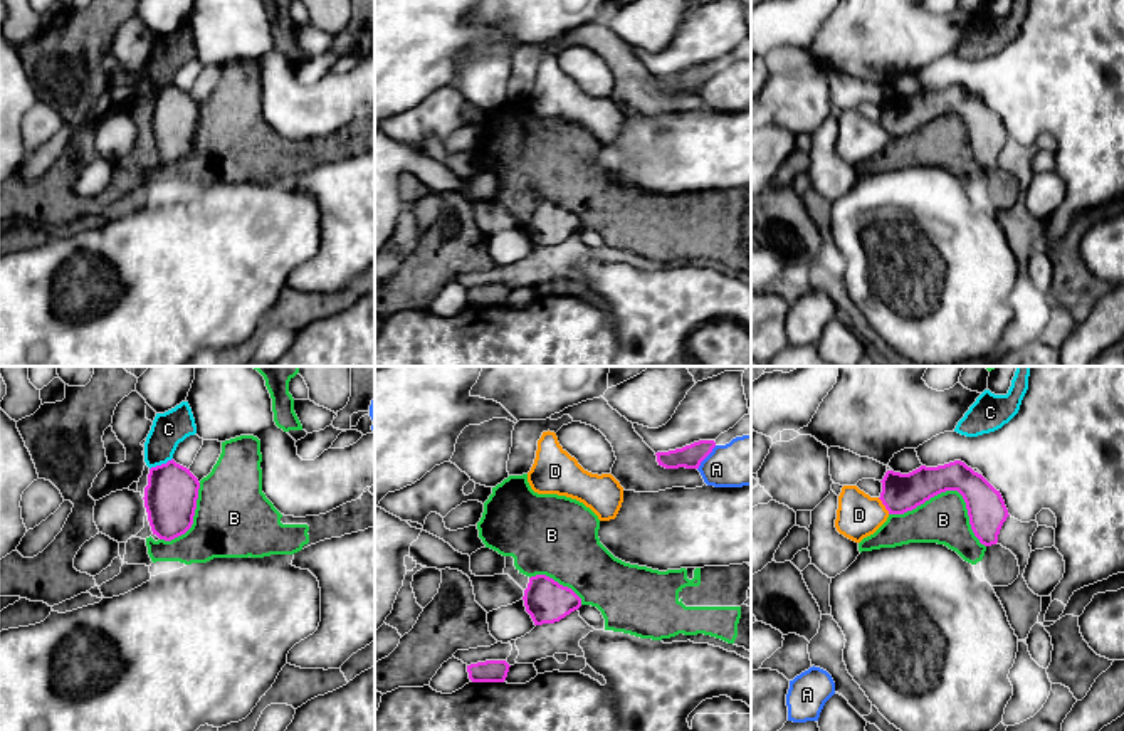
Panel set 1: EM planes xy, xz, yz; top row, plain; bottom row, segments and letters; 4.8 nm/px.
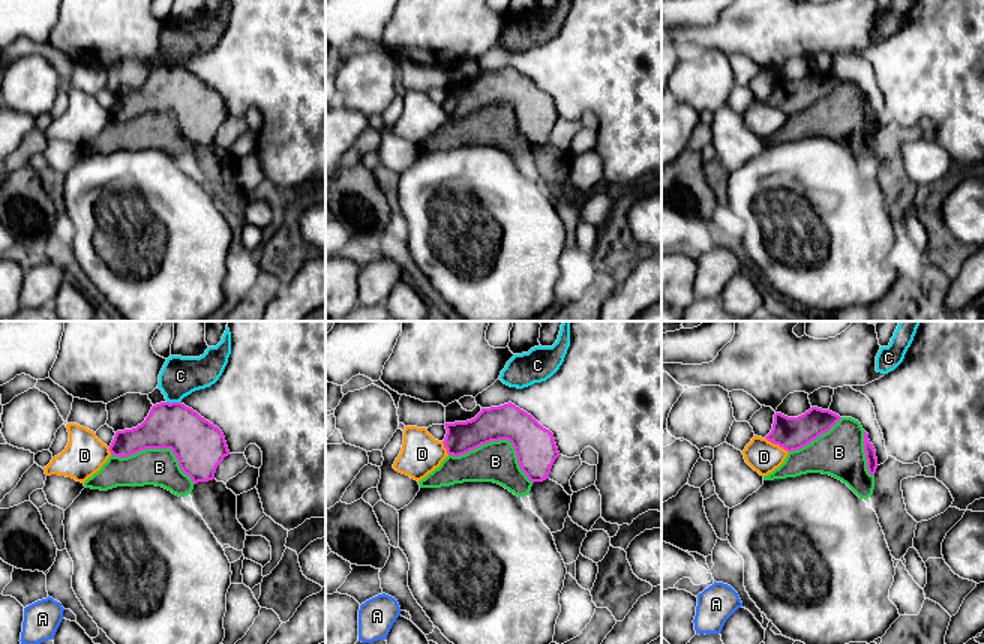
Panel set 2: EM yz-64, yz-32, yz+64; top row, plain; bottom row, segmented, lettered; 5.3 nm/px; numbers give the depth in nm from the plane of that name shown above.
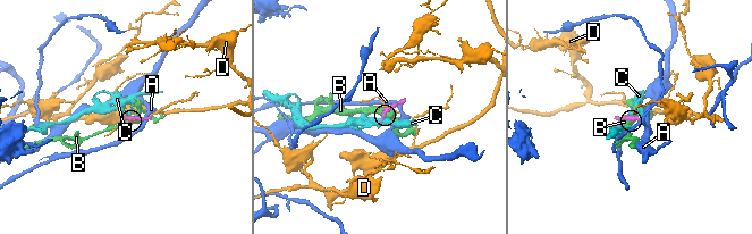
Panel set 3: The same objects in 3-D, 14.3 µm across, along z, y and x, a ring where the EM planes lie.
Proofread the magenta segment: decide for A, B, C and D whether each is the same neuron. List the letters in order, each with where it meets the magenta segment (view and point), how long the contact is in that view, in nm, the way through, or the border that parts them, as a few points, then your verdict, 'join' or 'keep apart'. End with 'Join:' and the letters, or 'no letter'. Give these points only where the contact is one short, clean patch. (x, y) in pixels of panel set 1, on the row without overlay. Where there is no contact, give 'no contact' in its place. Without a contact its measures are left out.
A: meets magenta in xz at (706, 79); contact 150 nm long; border along xz (716, 69), (698, 93); keep apart
B: meets magenta in yz at (951, 113); contact 500 nm long; keep apart
C: meets magenta in xy at (162, 88); contact 130 nm long; keep apart
D: meets magenta in yz at (884, 128); contact 100 nm long; border along yz (877, 121), (889, 136); keep apart
Join: no letter

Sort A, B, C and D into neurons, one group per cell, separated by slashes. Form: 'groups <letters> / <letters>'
groups A / B / C / D

